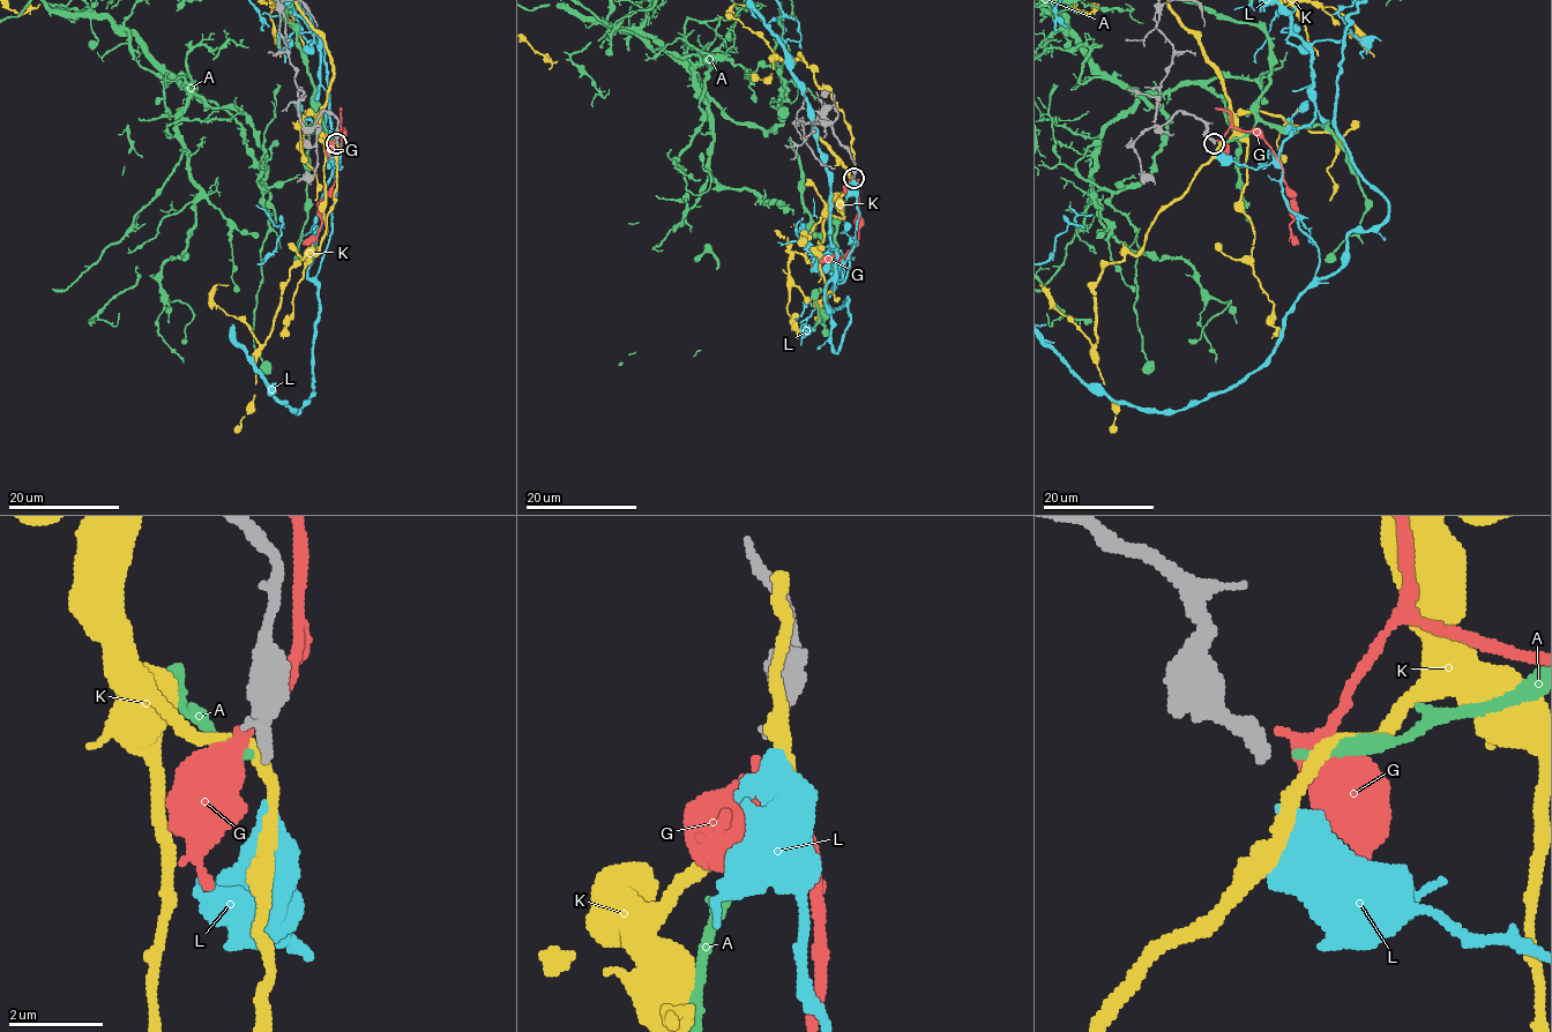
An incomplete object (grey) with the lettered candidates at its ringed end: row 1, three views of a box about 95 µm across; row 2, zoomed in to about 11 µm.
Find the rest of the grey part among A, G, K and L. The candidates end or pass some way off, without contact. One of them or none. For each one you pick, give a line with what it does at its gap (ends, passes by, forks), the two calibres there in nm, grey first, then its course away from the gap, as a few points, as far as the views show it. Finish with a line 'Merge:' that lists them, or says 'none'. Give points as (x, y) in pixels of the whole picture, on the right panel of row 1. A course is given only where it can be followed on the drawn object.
L: It ends there. Thickness 280 nm (grey) against 440 nm. Its course: (1217, 148), (1282, 170), (1315, 277), (1388, 215), (1335, 125)
Merge: L

